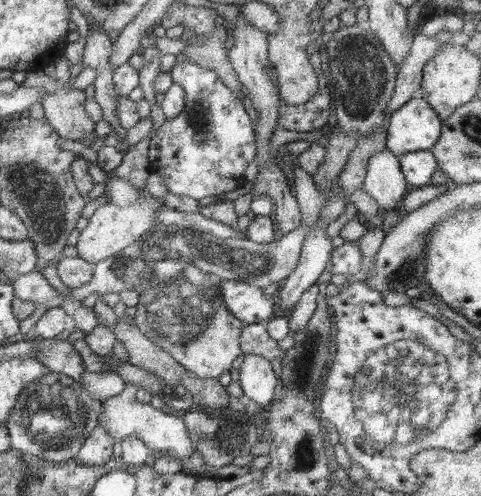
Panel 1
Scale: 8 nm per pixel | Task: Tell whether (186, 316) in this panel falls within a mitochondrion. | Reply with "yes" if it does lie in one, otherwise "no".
yes

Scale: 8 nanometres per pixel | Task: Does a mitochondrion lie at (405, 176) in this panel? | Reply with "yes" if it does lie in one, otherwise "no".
no

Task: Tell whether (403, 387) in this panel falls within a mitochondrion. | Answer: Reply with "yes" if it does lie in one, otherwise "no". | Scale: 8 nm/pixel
yes

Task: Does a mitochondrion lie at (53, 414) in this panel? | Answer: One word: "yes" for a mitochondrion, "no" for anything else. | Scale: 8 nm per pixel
yes

